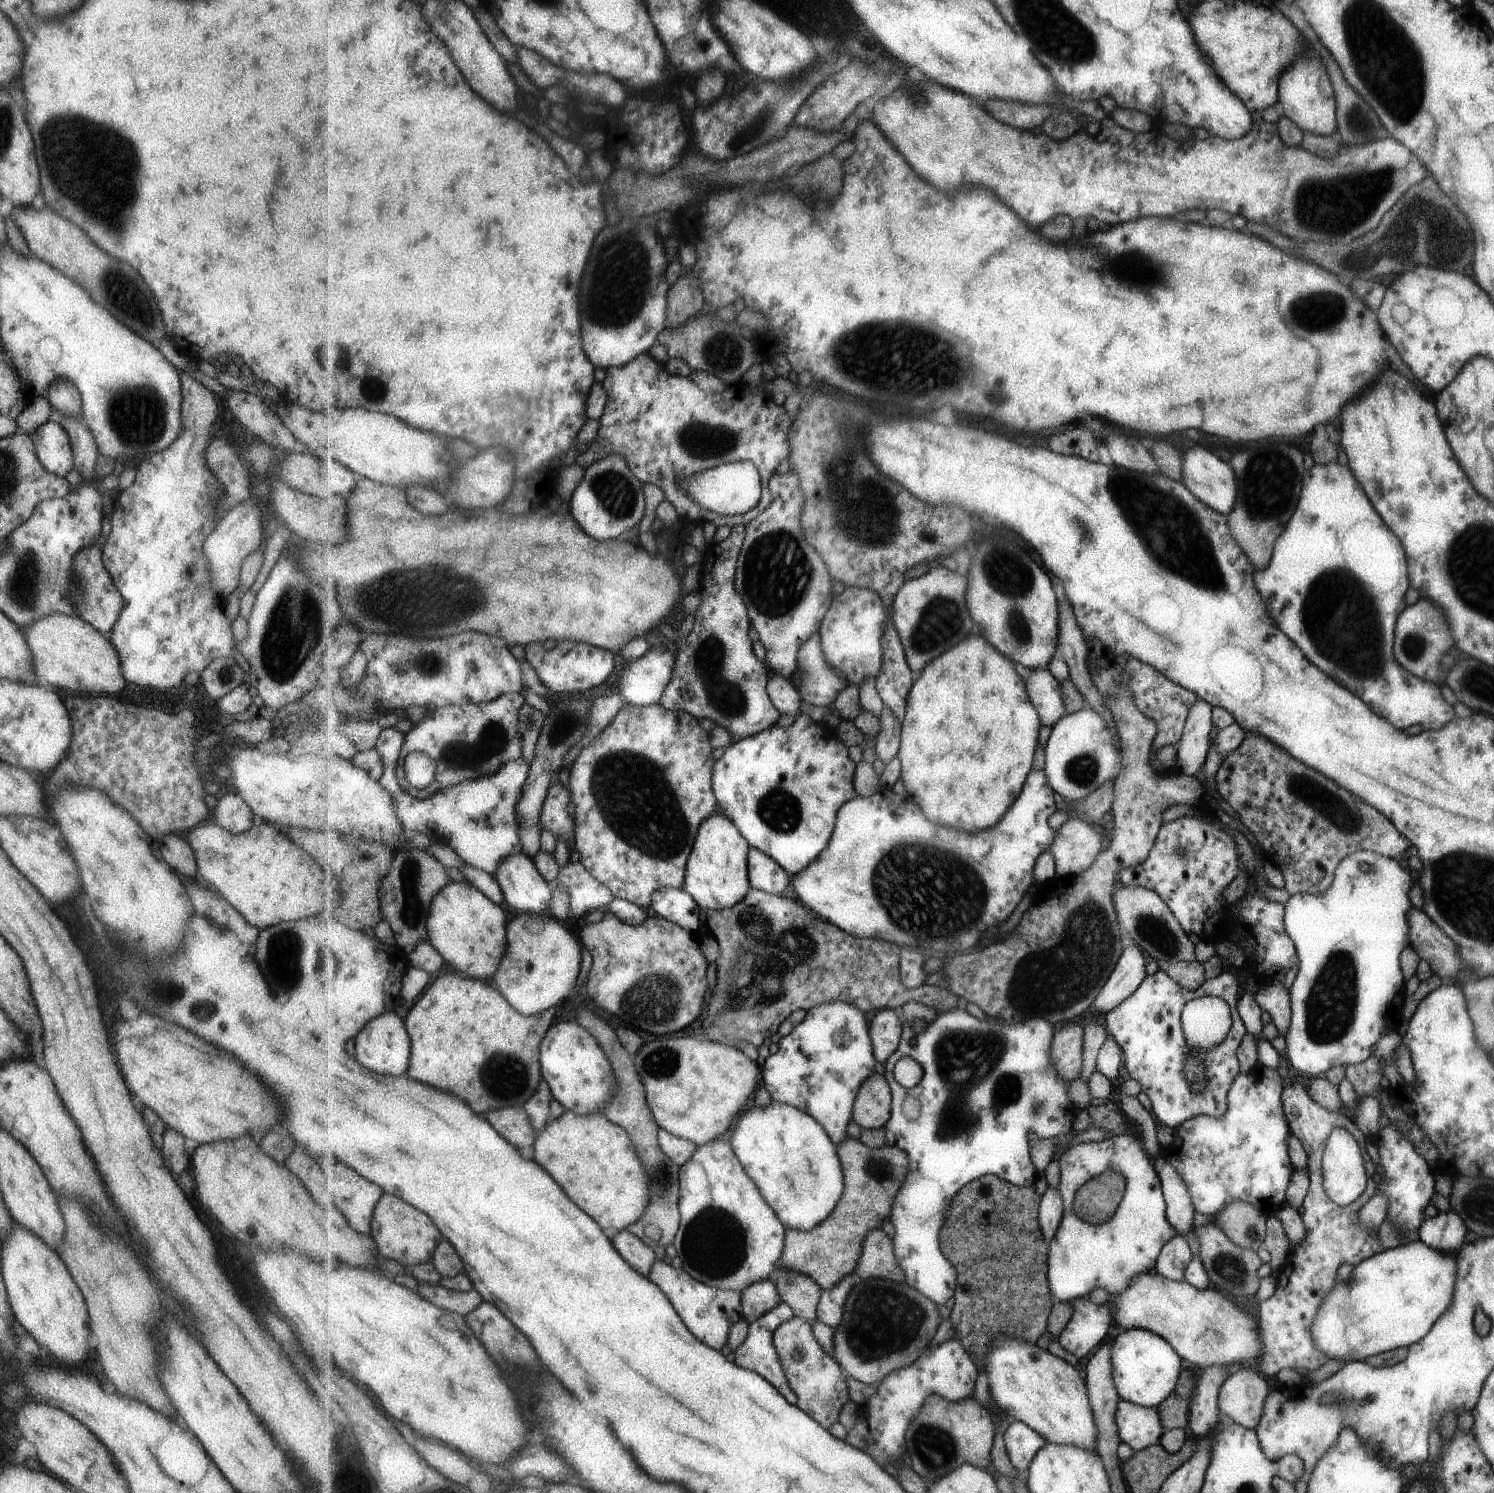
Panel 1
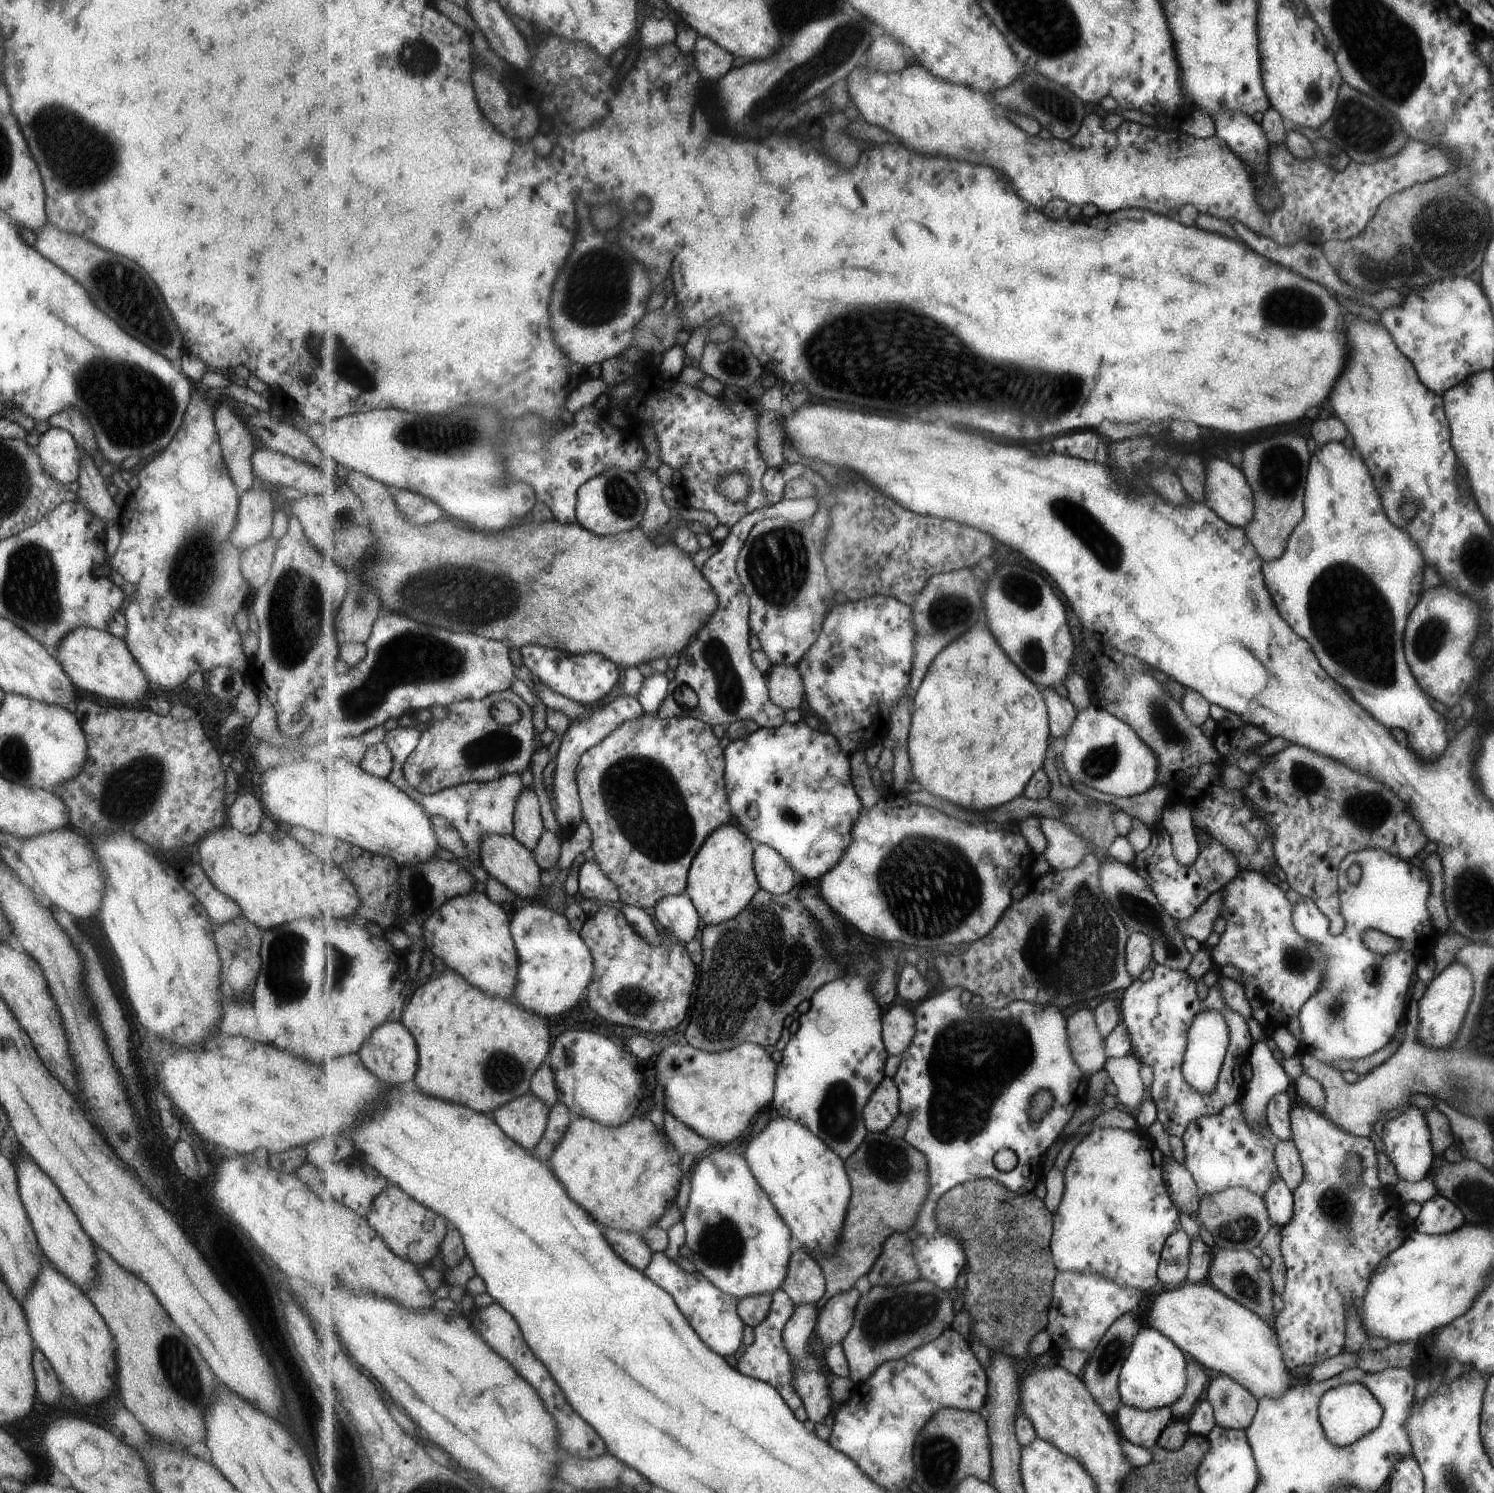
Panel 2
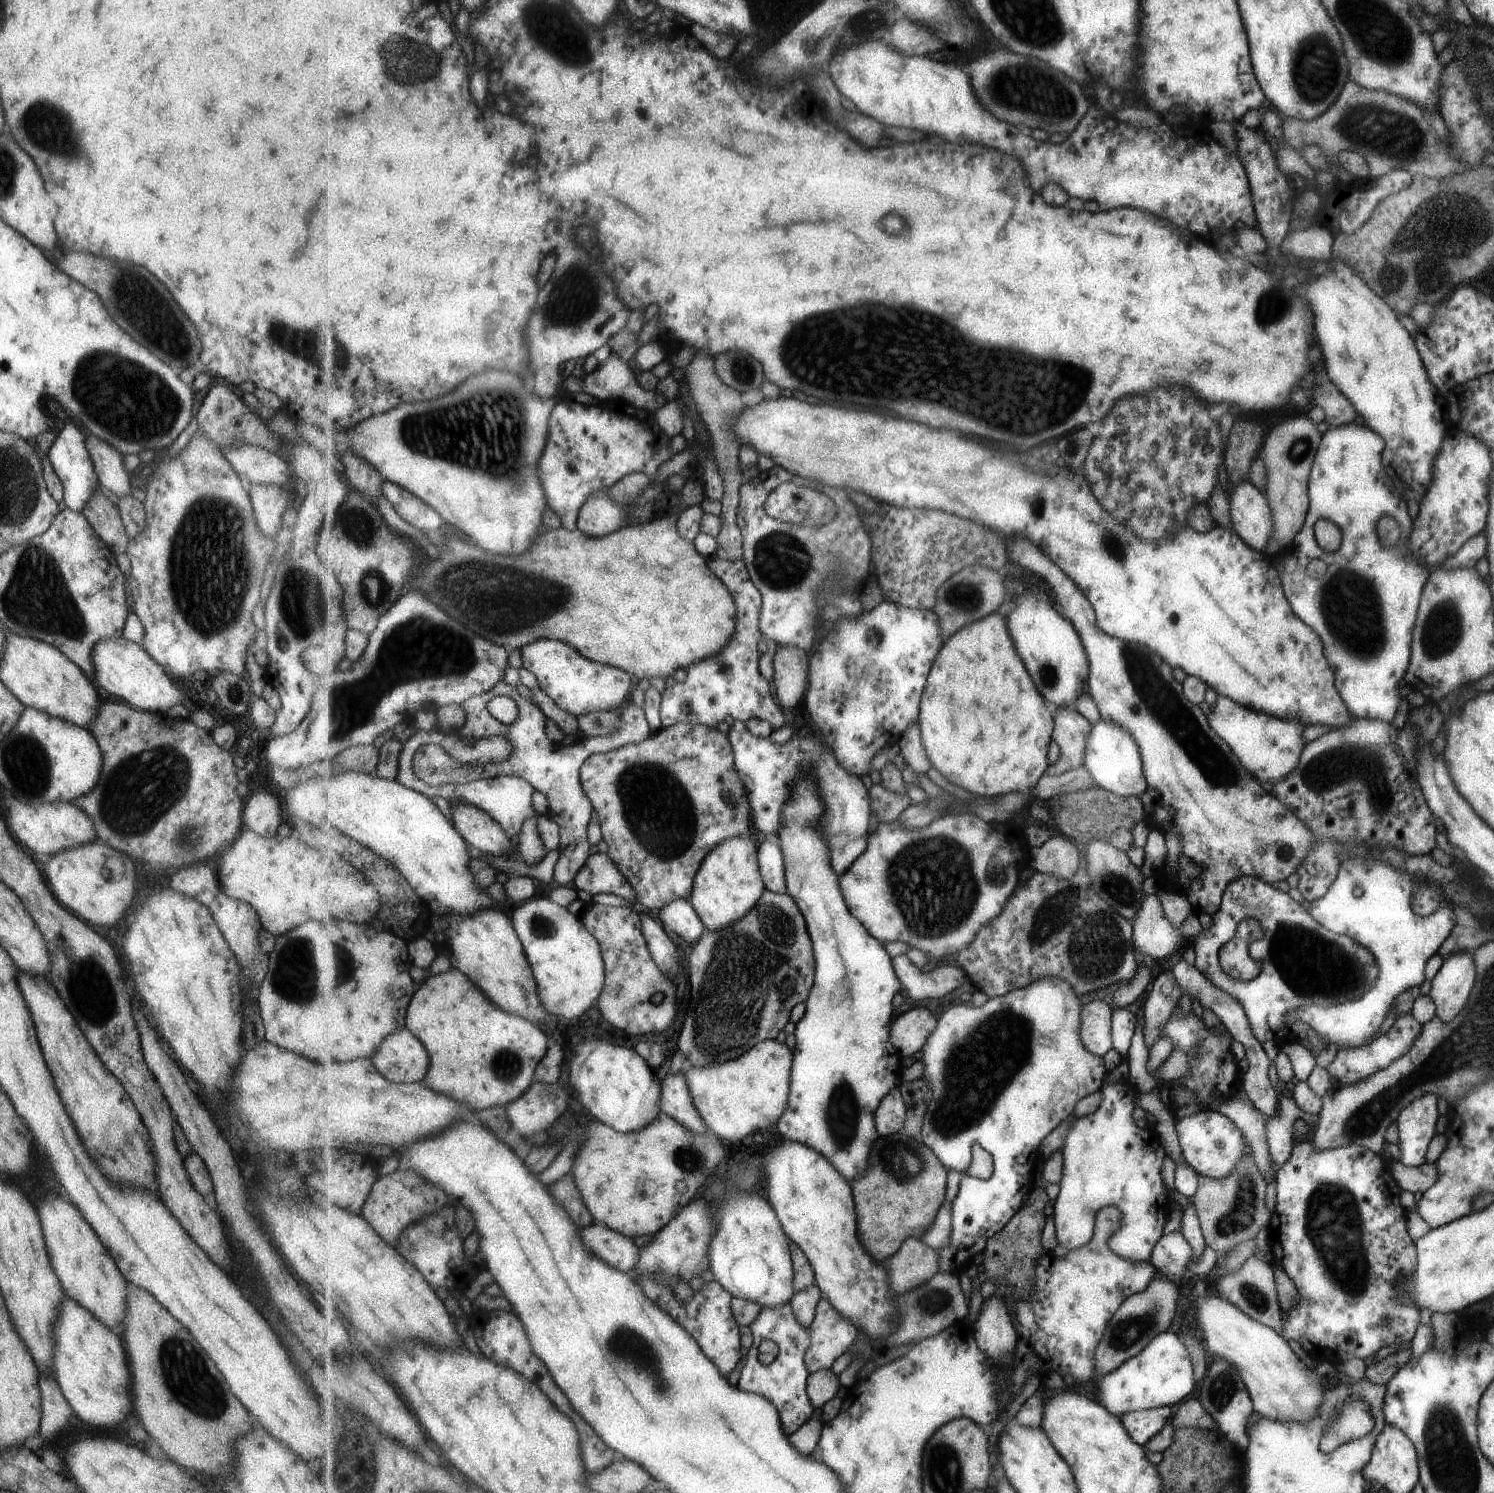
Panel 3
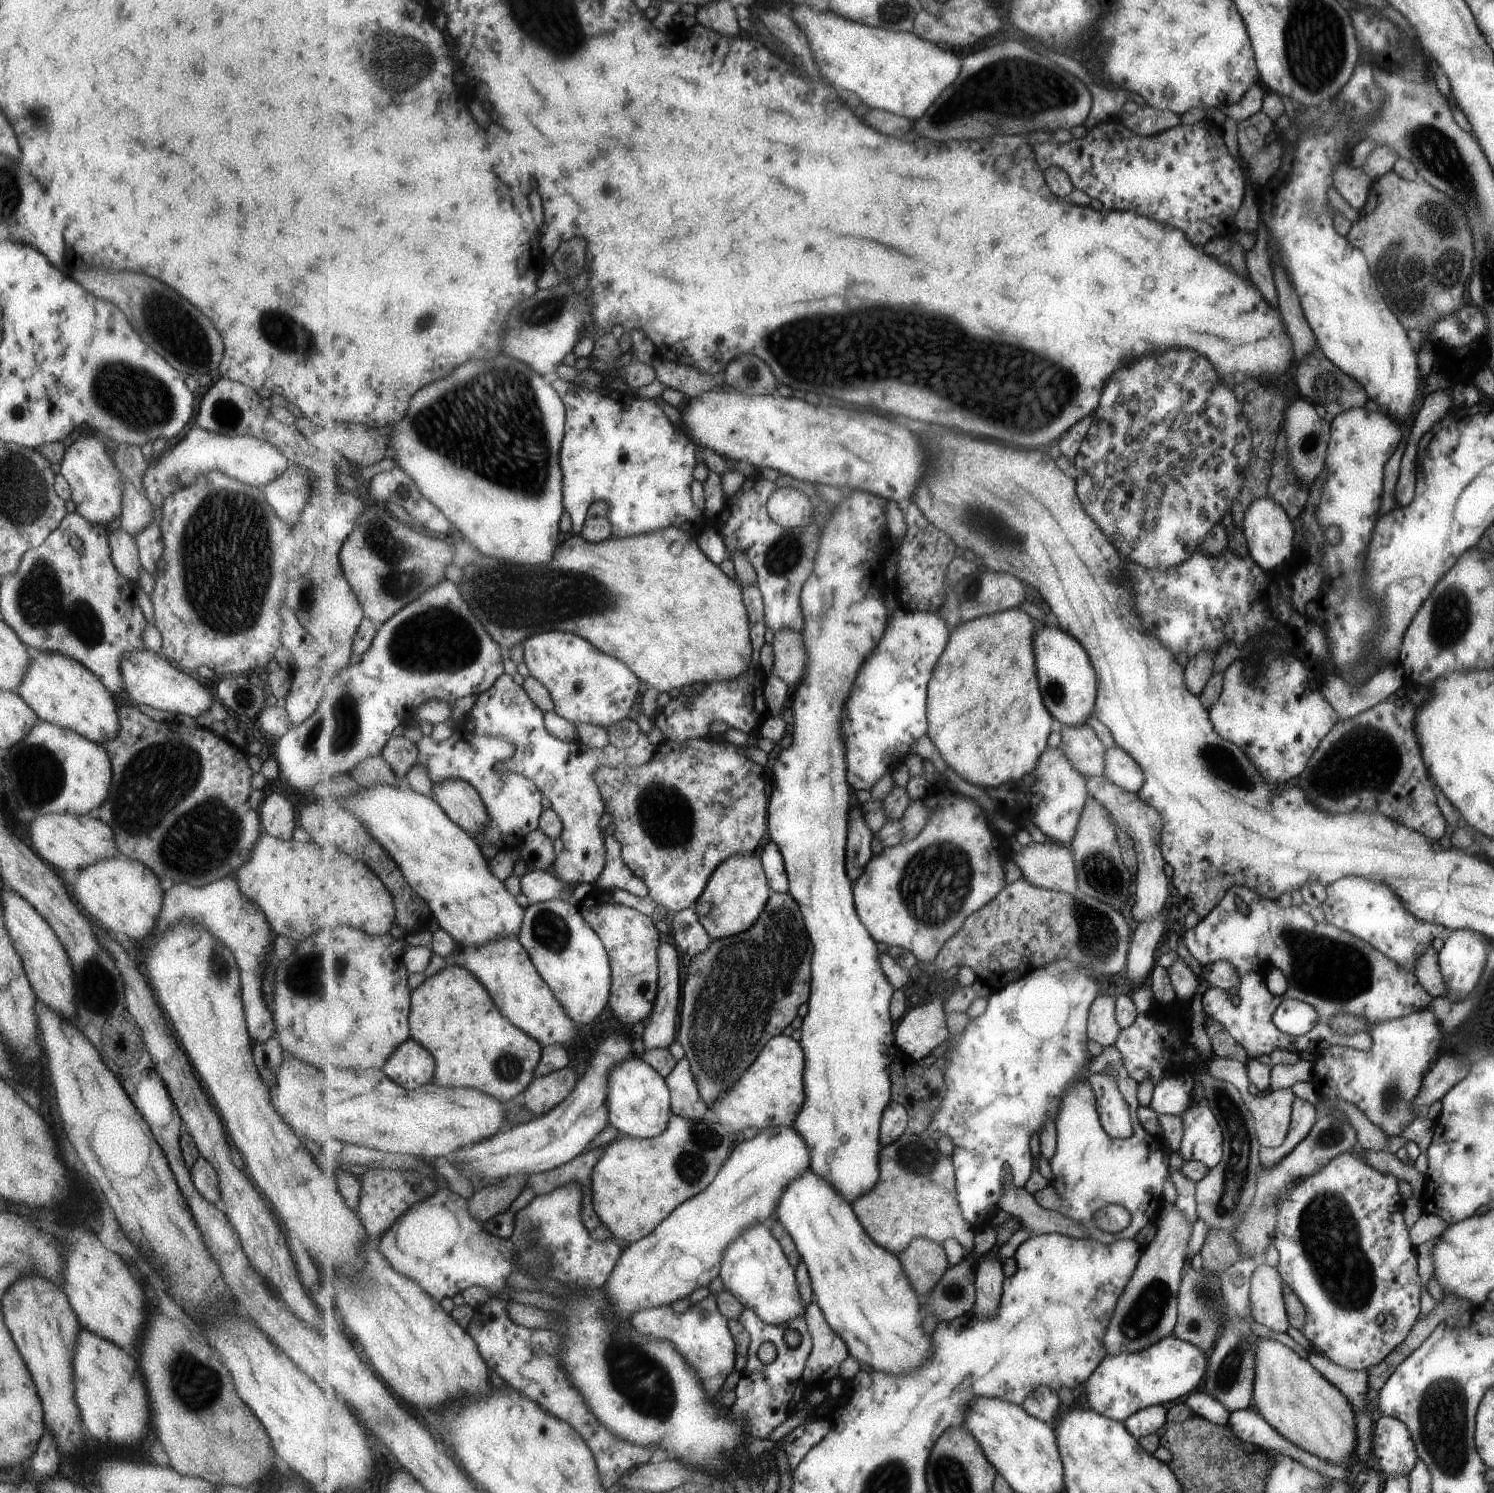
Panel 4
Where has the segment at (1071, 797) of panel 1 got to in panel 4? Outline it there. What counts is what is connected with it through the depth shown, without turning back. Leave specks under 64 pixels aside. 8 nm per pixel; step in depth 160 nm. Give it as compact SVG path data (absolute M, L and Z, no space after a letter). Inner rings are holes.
M1117 744L1113 748L1106 749L1105 777L1130 793L1136 793L1145 781L1142 767Z

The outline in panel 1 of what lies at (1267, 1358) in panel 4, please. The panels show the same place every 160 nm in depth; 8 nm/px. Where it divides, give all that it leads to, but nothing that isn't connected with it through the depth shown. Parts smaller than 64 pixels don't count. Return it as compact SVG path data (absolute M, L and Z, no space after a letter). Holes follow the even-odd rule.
M1149 1272L1138 1274L1138 1277L1135 1277L1134 1281L1131 1281L1127 1286L1127 1290L1111 1296L1110 1300L1113 1304L1114 1320L1119 1326L1126 1330L1141 1329L1159 1335L1166 1339L1191 1367L1230 1365L1235 1362L1241 1366L1249 1364L1255 1367L1255 1362L1258 1361L1259 1355L1262 1353L1262 1342L1258 1335L1258 1321L1217 1291L1207 1289L1207 1287L1199 1290L1184 1280L1174 1281L1163 1278L1157 1273L1151 1274Z

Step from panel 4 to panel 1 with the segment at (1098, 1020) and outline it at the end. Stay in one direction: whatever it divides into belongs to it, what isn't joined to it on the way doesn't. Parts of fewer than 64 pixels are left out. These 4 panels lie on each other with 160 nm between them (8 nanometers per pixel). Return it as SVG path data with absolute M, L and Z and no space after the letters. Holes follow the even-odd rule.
M1069 1024L1054 1036L1052 1055L1060 1077L1068 1081L1079 1078L1084 1063L1084 1040L1086 1027Z

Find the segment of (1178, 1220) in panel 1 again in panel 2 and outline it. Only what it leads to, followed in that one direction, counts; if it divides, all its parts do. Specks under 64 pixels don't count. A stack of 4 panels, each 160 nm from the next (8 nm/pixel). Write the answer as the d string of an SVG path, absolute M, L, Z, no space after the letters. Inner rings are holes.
M1173 1158L1163 1159L1163 1178L1166 1178L1166 1189L1177 1209L1191 1214L1198 1209L1200 1193L1191 1173Z

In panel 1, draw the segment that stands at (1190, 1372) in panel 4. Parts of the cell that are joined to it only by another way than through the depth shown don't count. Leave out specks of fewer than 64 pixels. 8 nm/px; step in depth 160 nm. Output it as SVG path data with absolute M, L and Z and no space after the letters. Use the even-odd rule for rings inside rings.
M1127 1329L1112 1344L1112 1363L1115 1384L1124 1401L1142 1407L1161 1405L1174 1392L1182 1374L1181 1357L1159 1335L1141 1329Z

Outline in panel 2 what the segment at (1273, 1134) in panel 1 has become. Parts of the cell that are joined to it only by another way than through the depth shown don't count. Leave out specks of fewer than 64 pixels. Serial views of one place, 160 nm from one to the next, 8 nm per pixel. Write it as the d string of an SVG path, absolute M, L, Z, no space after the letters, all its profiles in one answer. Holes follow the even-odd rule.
M1201 1011L1192 1018L1186 1030L1186 1049L1182 1056L1180 1071L1186 1084L1191 1086L1195 1097L1205 1098L1215 1086L1228 1045L1227 1025L1218 1011ZM1238 1101L1224 1106L1215 1116L1197 1117L1187 1125L1180 1139L1184 1148L1184 1167L1191 1173L1200 1194L1247 1187L1247 1190L1262 1196L1277 1177L1275 1139L1267 1124L1255 1131L1246 1122Z

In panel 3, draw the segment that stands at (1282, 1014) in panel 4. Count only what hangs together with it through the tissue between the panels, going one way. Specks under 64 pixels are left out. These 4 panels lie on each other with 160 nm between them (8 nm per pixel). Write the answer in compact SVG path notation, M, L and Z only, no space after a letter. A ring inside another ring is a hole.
M1367 850L1363 857L1351 857L1347 862L1343 861L1338 866L1338 874L1333 884L1327 892L1318 899L1311 901L1309 915L1315 919L1323 928L1331 932L1345 932L1349 938L1355 938L1355 942L1367 946L1371 954L1375 954L1375 962L1379 962L1379 976L1372 984L1372 988L1366 990L1355 1001L1342 1002L1342 1004L1331 1005L1330 1007L1320 1007L1317 1005L1304 1005L1287 1010L1280 1018L1283 1029L1286 1025L1295 1023L1300 1029L1310 1029L1316 1035L1322 1036L1327 1042L1345 1046L1347 1048L1357 1048L1365 1045L1369 1037L1376 1032L1382 1020L1388 1014L1395 996L1400 992L1414 986L1420 986L1423 982L1423 964L1429 956L1436 954L1436 950L1455 924L1455 912L1451 908L1451 902L1441 900L1438 909L1425 917L1420 917L1414 912L1411 914L1409 896L1415 894L1413 888L1417 884L1415 878L1407 876L1405 871L1395 870L1390 864L1384 863L1382 859L1370 858ZM1355 888L1361 888L1361 896L1353 896Z

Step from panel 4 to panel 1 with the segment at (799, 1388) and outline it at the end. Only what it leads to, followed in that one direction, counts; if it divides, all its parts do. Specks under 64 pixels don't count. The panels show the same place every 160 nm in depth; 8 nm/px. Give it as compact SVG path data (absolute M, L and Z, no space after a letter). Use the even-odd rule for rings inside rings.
M781 1301L773 1310L766 1312L761 1318L754 1323L749 1324L748 1335L743 1344L735 1350L735 1362L737 1366L749 1368L749 1370L762 1374L787 1400L794 1405L798 1404L798 1396L792 1389L786 1370L783 1368L782 1359L779 1356L777 1347L774 1343L775 1331L788 1320L796 1316L795 1310L785 1301Z

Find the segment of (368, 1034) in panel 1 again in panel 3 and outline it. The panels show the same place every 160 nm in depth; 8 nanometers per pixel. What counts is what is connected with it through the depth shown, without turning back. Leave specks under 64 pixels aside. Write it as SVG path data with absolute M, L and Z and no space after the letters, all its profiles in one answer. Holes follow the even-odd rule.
M408 1027L391 1035L375 1054L379 1072L396 1083L421 1083L429 1072L429 1054Z

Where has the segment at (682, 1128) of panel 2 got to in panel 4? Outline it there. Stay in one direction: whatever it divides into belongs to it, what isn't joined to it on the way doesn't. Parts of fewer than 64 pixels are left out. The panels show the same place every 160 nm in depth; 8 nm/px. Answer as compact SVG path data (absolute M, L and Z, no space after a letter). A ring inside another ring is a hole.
M684 1055L666 1078L672 1096L672 1112L688 1119L702 1119L710 1106L703 1100L690 1060Z

